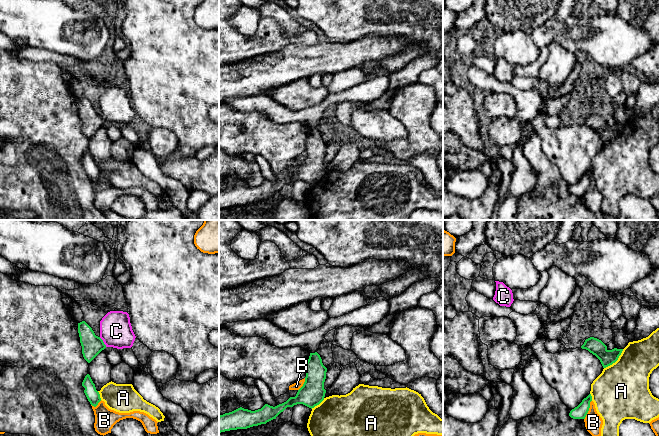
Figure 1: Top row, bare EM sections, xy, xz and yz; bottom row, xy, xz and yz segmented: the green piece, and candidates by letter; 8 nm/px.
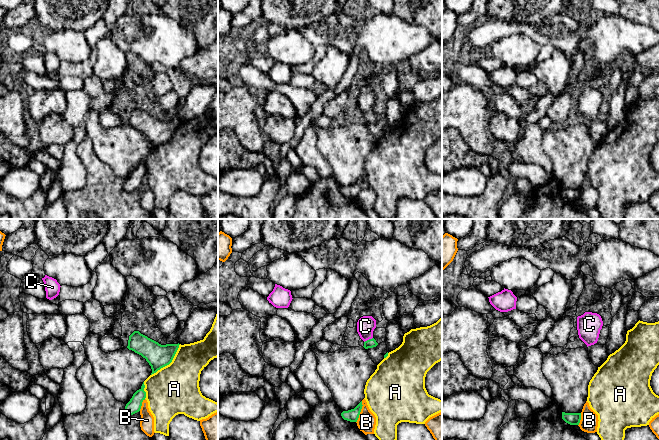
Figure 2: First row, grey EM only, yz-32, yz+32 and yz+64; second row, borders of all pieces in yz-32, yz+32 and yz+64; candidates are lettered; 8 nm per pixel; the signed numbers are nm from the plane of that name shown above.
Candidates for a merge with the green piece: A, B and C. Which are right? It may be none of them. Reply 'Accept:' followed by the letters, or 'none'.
Accept: C

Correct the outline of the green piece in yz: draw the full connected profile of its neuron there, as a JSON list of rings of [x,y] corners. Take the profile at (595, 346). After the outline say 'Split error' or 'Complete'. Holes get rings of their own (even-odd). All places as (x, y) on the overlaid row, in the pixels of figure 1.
[[[594,337],[586,339],[581,348],[595,355],[600,360],[603,368],[615,363],[623,351],[623,349],[617,348],[608,350],[607,346],[601,340]]]. Complete

